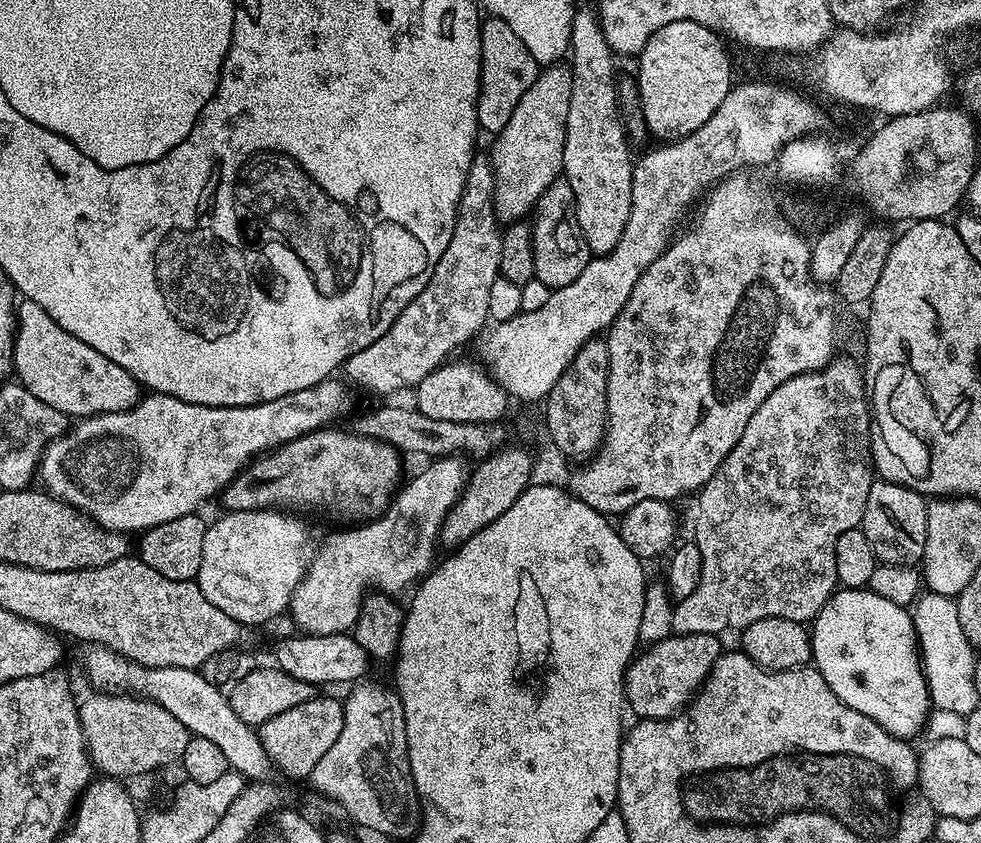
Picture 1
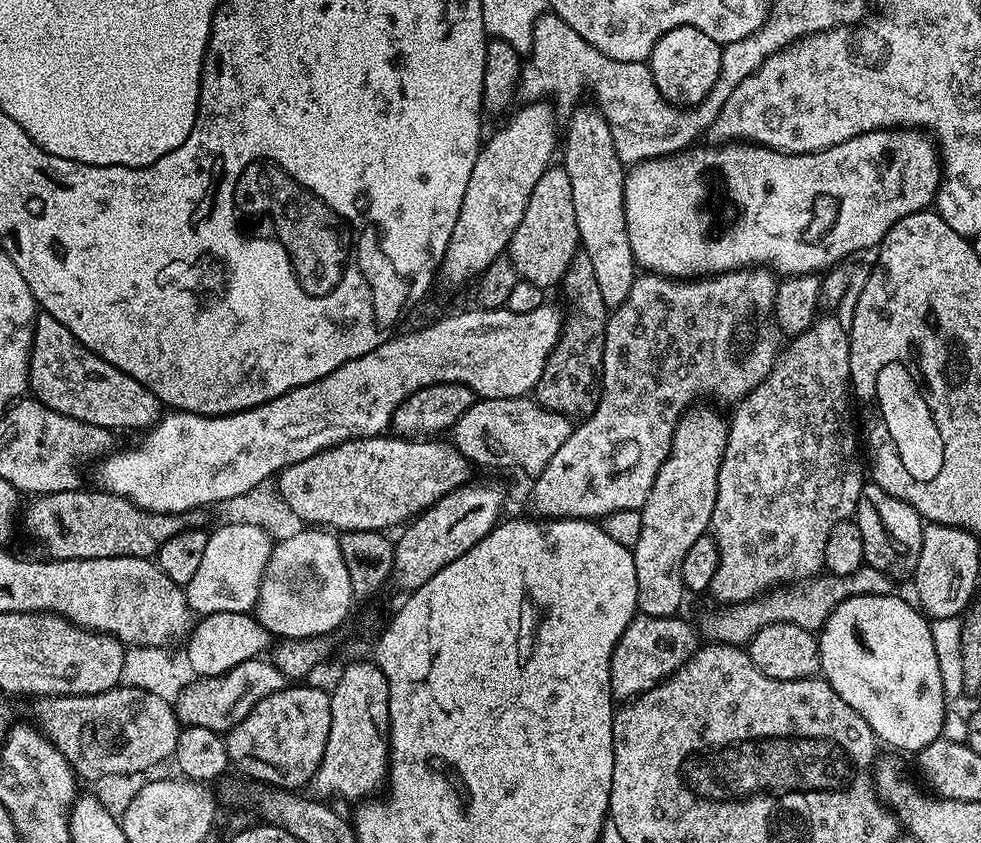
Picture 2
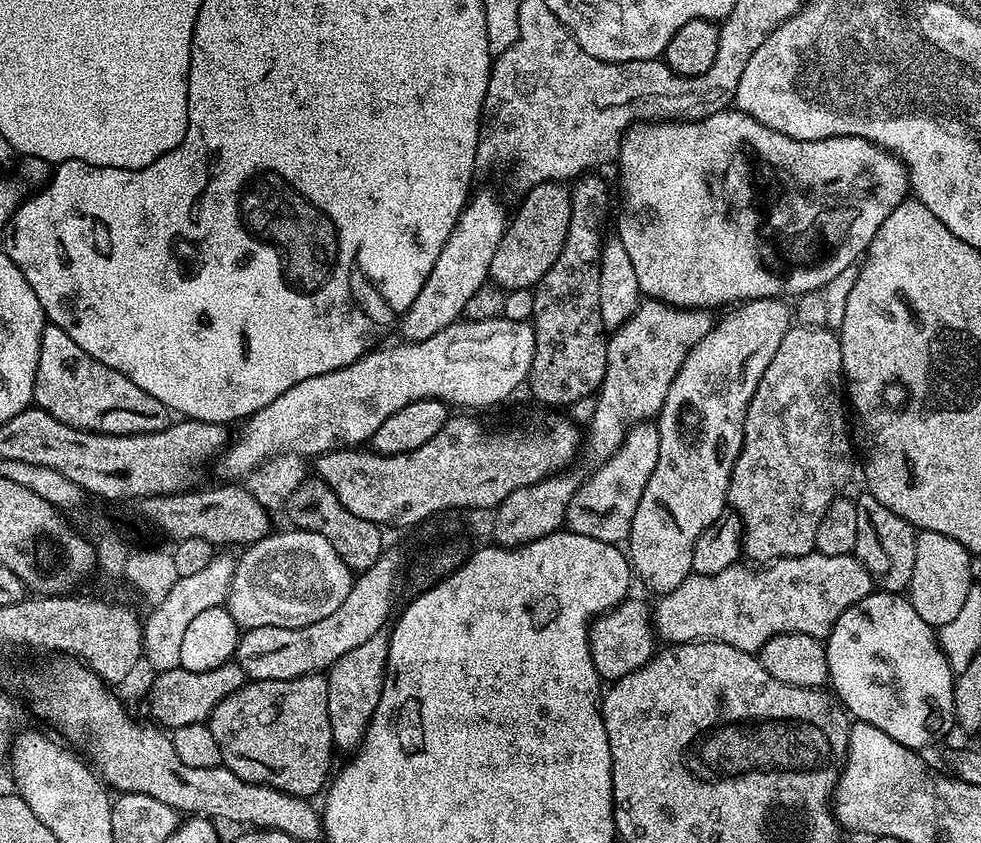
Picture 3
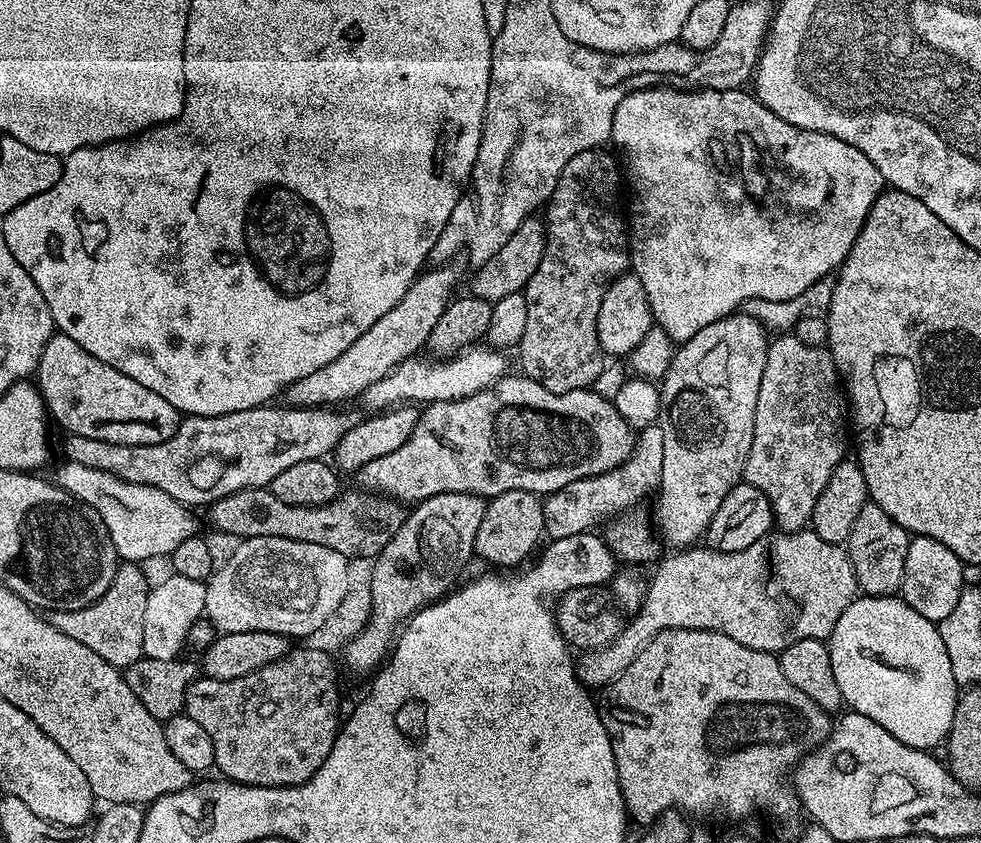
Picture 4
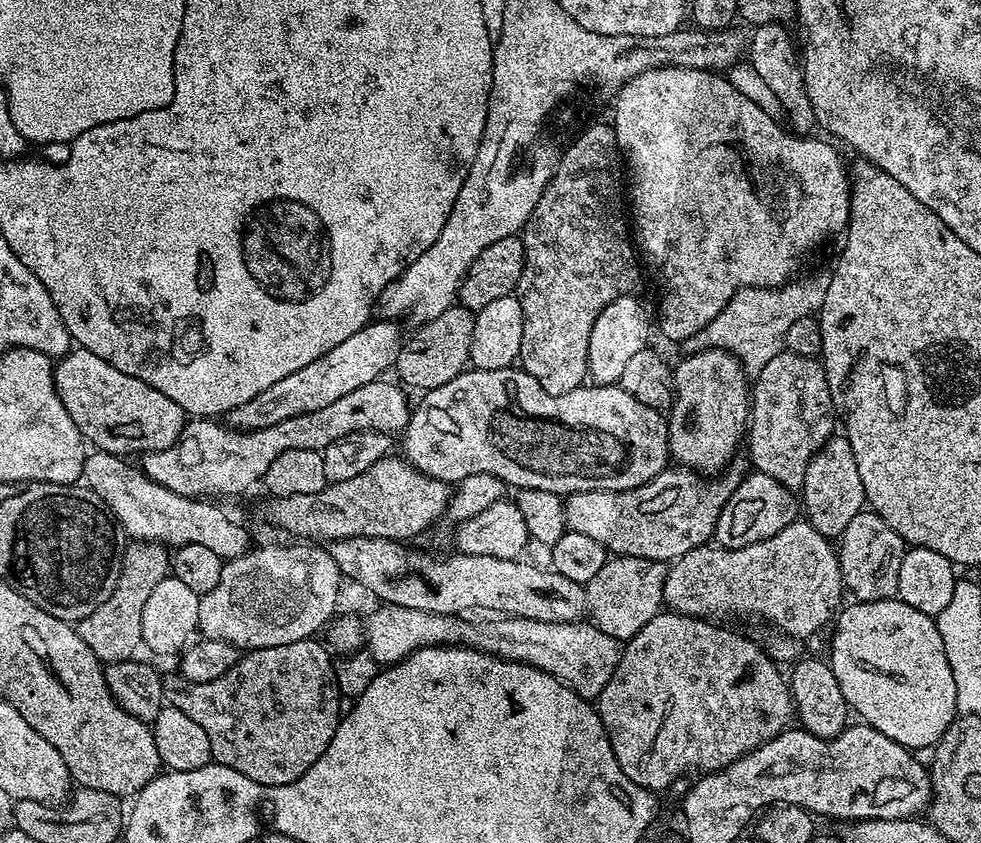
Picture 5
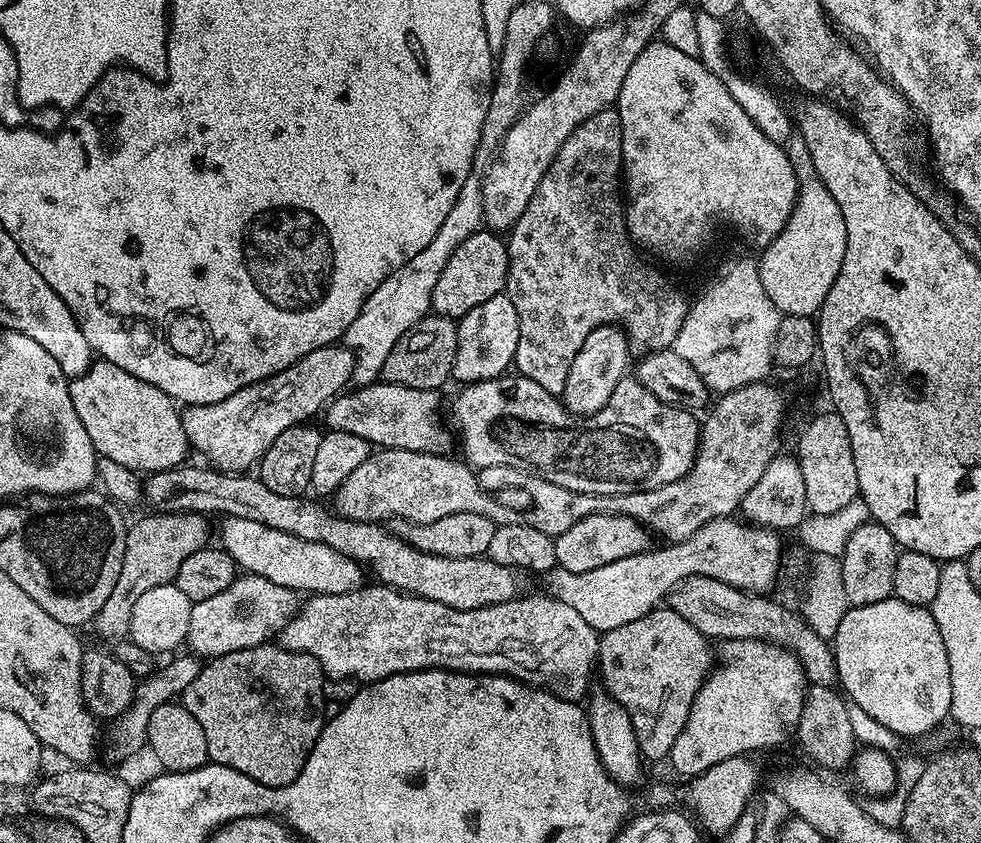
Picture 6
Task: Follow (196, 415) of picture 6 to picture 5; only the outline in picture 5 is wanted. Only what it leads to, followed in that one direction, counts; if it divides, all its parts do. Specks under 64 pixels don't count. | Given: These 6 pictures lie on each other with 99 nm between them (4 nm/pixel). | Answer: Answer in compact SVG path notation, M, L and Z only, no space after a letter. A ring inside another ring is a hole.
M380 318L365 324L362 330L358 330L358 334L350 334L346 342L338 342L334 350L310 362L310 366L294 370L294 374L282 378L282 382L274 382L270 390L262 390L262 394L258 394L250 402L227 413L227 423L237 430L274 426L278 422L286 422L288 418L322 410L322 406L338 402L338 398L350 394L350 390L358 390L358 386L366 386L381 379L385 375L384 371L387 368L389 371L395 365L396 356L400 352L402 335L400 336L400 328L396 324L399 323L388 318Z

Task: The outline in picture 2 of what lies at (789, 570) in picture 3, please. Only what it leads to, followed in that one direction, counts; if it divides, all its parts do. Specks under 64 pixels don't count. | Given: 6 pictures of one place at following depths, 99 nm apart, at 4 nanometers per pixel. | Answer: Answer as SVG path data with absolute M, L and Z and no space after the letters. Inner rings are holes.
M867 566L845 576L821 574L813 576L807 582L773 588L771 592L765 592L754 600L747 600L745 604L713 607L713 612L708 612L701 618L698 628L705 641L737 646L747 645L748 641L754 638L754 634L762 630L762 626L770 626L774 622L794 622L794 626L802 626L806 630L819 633L830 614L842 602L855 596L890 596L894 592L892 587L892 577L882 574L882 570Z

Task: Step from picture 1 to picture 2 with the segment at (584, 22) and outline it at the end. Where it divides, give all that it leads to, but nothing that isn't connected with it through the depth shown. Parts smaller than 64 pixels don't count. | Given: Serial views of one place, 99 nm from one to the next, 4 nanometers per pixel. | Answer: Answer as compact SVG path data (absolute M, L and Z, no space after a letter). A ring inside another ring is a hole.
M591 103L583 104L571 109L568 133L562 136L562 167L570 174L570 190L574 190L580 248L590 258L594 278L598 278L598 290L602 290L602 302L611 310L626 302L638 275L638 265L630 250L630 234L626 234L626 166L616 153L609 117Z

